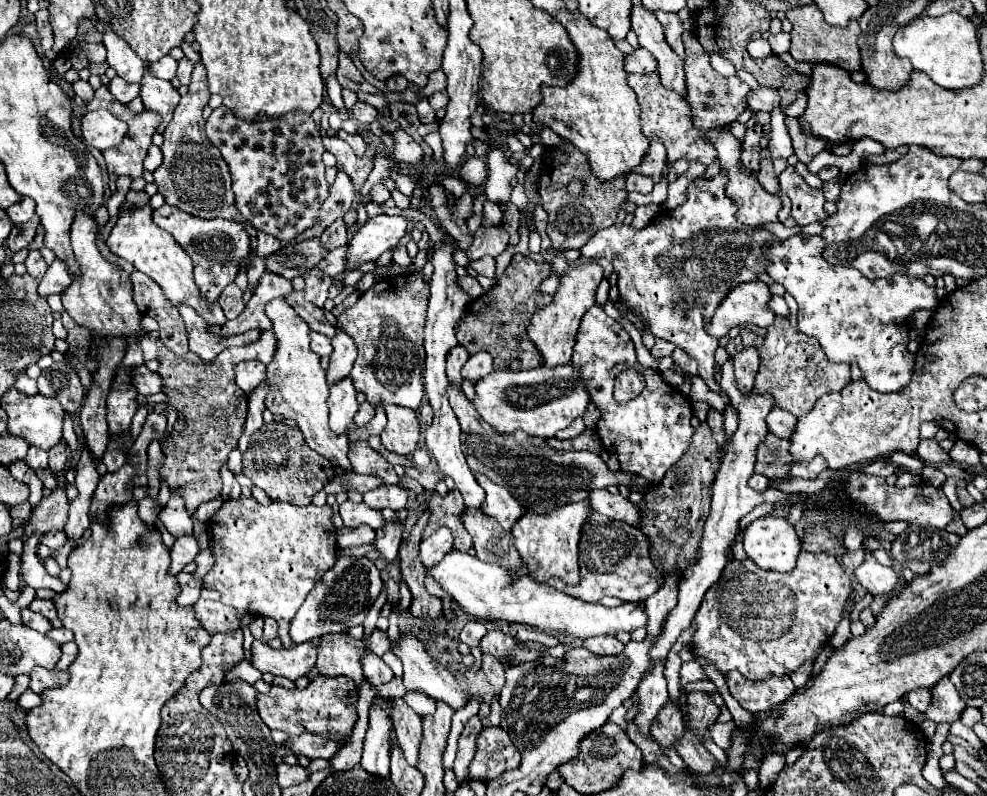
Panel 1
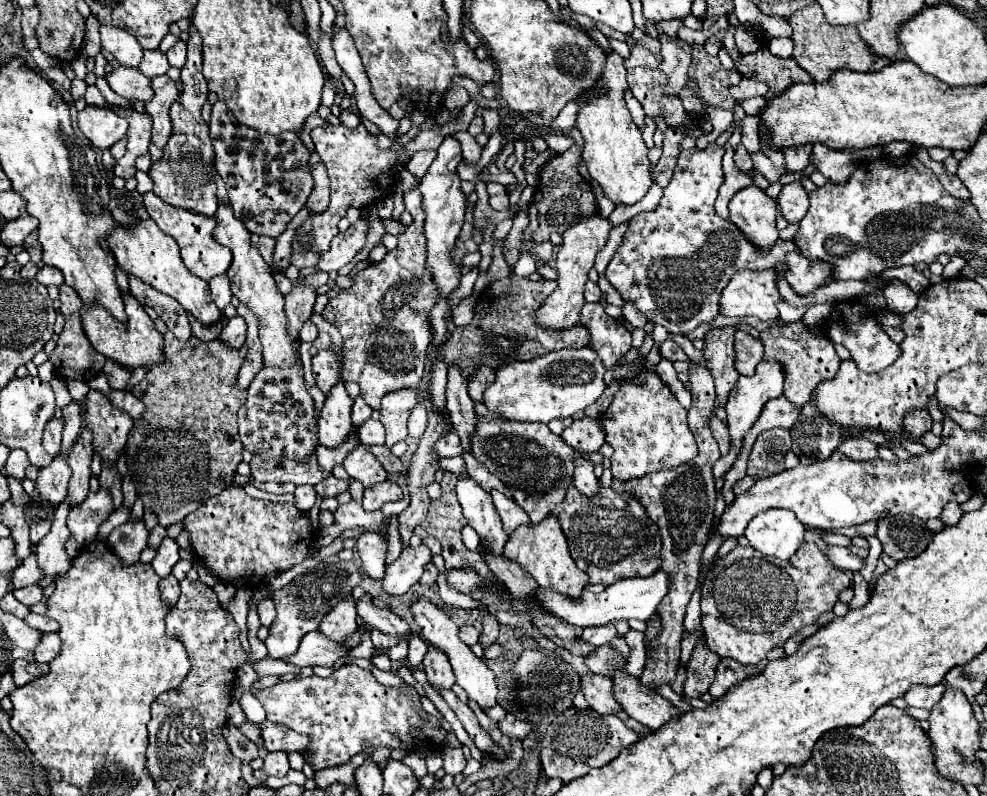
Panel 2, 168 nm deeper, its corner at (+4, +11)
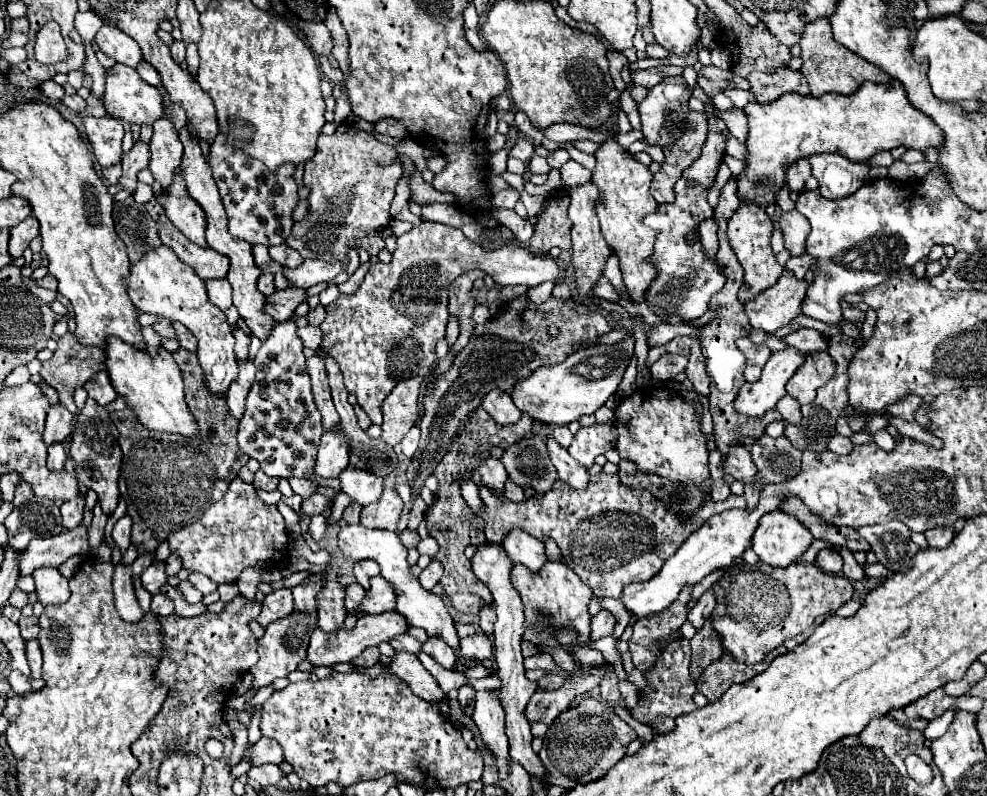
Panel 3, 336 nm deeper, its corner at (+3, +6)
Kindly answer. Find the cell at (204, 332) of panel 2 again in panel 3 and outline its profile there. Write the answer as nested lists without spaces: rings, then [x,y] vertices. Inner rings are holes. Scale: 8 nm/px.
[[[173,323],[173,327],[177,331],[179,345],[185,347],[187,351],[197,351],[197,339],[195,339],[195,335],[191,335],[191,331],[185,325],[181,325],[181,323]]]

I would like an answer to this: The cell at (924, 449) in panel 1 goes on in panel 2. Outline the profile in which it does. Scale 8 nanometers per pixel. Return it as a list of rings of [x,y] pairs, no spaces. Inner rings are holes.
[[[926,408],[910,412],[908,416],[904,416],[904,430],[912,438],[922,436],[926,430],[930,430],[930,426],[932,426],[932,416],[930,416],[930,412]]]

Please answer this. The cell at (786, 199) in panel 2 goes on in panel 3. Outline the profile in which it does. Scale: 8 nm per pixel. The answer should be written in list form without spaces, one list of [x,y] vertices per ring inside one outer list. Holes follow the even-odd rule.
[[[797,209],[783,213],[779,219],[779,227],[785,237],[785,249],[789,249],[791,255],[805,253],[805,239],[809,235],[809,221],[805,215],[801,215]]]

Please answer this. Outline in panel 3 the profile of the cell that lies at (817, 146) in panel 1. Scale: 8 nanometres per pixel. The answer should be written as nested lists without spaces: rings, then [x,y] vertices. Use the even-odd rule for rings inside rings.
[[[799,159],[795,163],[791,163],[785,171],[785,177],[787,177],[787,185],[791,189],[803,189],[805,181],[811,177],[811,165],[807,159]]]

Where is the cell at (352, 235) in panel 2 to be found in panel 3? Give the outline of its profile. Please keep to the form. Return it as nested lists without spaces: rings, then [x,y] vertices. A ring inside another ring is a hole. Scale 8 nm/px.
[[[305,259],[303,265],[297,269],[283,269],[283,275],[291,281],[293,287],[309,289],[321,281],[329,283],[335,275],[343,273],[345,269],[347,269],[347,265],[341,261],[325,263],[325,261],[317,261],[317,259]]]

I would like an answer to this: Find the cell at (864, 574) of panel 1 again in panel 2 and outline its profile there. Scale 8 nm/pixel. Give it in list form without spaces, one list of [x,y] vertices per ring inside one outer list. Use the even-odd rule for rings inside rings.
[[[830,546],[828,548],[828,560],[844,572],[854,572],[854,570],[860,570],[864,566],[862,558],[852,554],[848,548],[840,548],[840,546]]]

